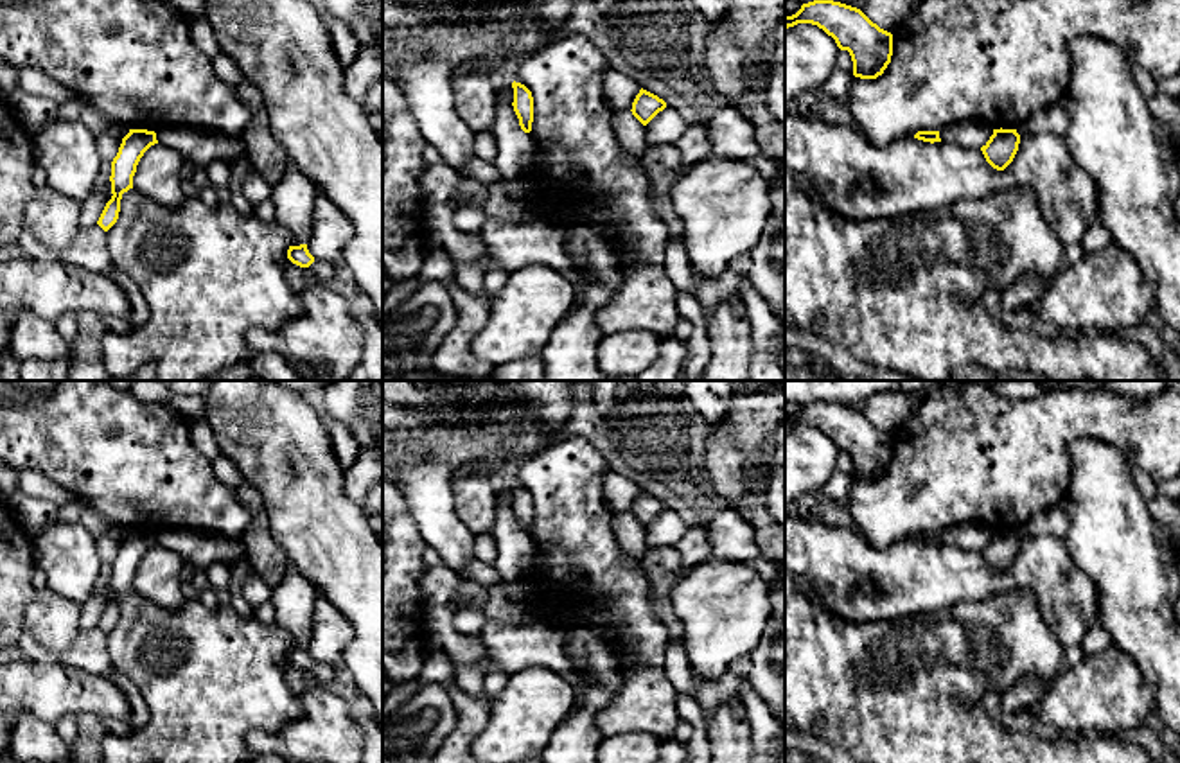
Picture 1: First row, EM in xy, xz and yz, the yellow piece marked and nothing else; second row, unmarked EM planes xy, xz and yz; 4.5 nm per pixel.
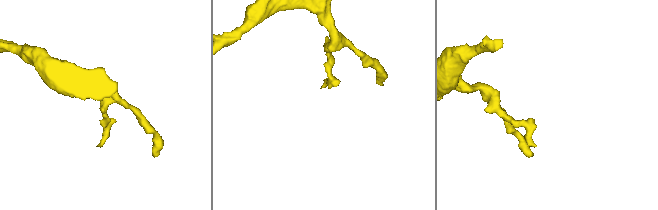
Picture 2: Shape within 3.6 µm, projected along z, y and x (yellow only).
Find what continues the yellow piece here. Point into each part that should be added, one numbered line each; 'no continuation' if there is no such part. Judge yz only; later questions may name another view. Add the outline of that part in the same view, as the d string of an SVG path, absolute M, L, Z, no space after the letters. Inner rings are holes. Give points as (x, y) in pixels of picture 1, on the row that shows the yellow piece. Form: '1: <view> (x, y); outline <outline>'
no continuation

